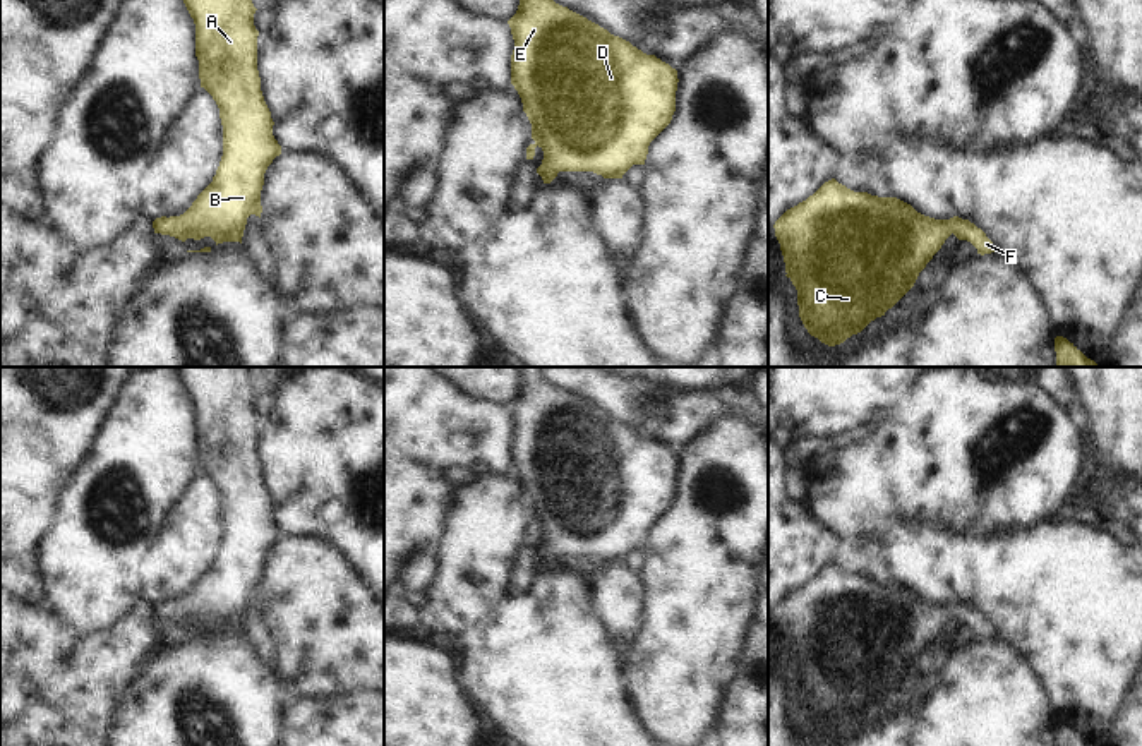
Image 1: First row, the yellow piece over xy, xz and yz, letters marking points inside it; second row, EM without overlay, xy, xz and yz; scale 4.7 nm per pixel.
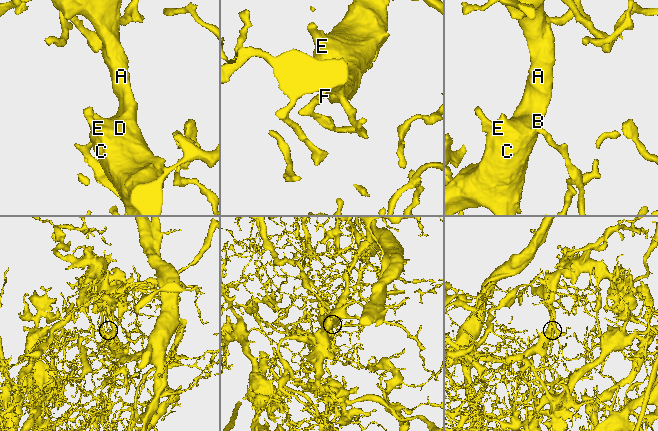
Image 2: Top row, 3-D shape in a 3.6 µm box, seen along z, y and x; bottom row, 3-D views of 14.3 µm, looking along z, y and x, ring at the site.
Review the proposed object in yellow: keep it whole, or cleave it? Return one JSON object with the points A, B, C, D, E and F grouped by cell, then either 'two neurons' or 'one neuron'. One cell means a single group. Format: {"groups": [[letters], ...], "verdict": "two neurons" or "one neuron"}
{"groups": [["A", "B", "C", "D", "E", "F"]], "verdict": "one neuron"}

